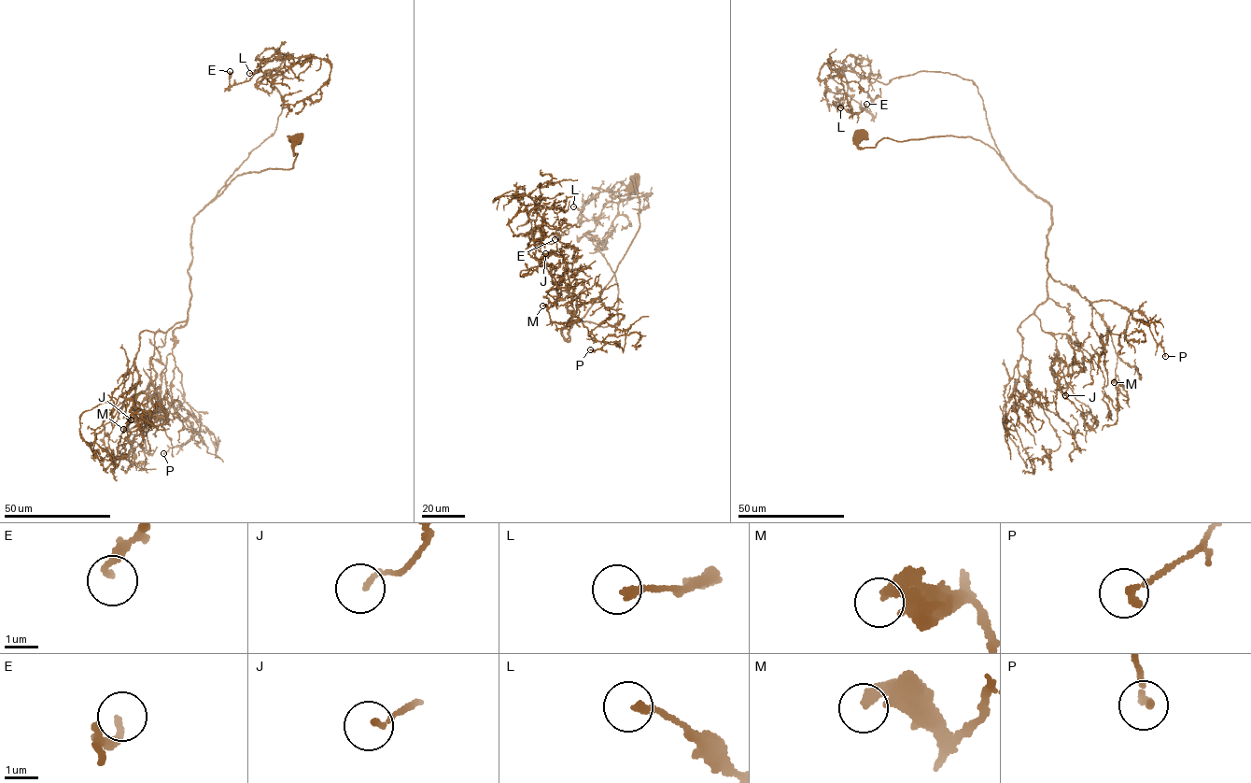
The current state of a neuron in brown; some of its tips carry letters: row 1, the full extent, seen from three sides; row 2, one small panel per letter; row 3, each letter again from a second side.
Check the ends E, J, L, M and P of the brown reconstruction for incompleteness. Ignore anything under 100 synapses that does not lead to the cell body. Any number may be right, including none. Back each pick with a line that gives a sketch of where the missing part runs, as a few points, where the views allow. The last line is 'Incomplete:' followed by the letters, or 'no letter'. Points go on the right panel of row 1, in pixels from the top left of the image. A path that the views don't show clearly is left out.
Incomplete: no letter

